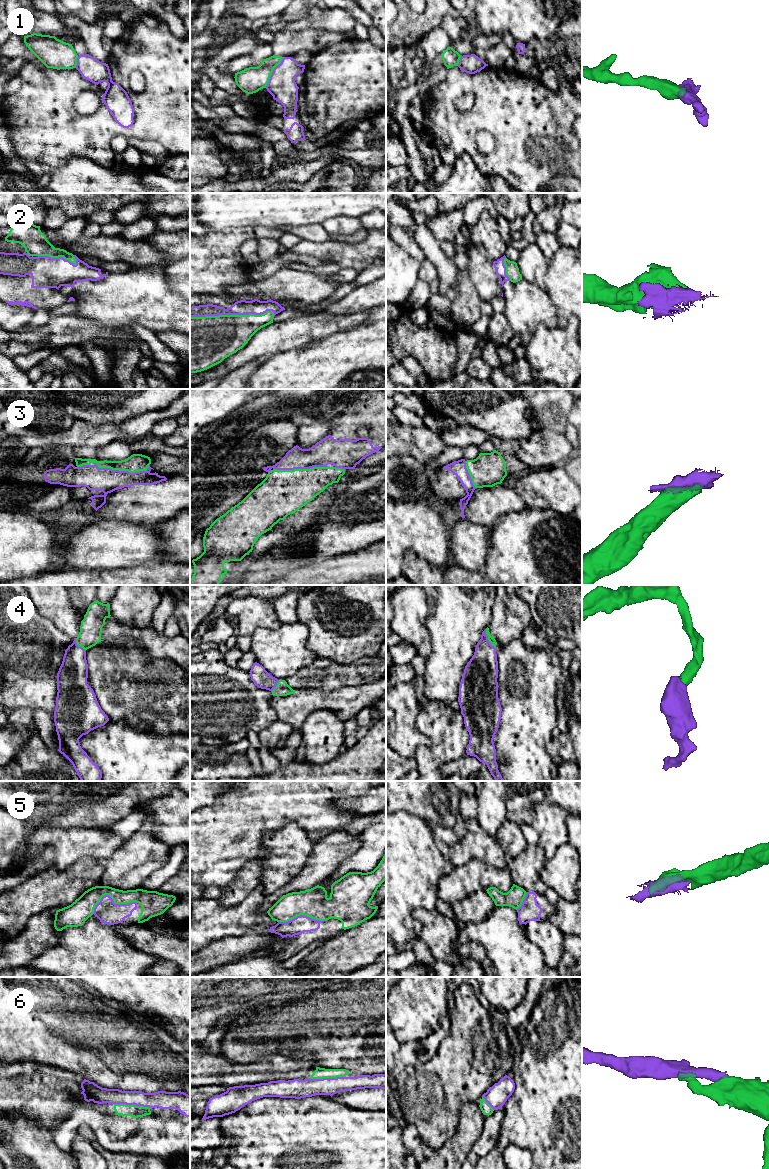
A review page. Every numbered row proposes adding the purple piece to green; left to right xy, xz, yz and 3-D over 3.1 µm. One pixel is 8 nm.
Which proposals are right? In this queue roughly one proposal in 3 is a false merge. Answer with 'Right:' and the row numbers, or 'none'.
Right: 2, 3, 4, 5, 6

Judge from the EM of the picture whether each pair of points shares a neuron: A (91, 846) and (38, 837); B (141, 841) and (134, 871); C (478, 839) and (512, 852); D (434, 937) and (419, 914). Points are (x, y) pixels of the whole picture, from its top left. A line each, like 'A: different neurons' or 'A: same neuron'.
A: same neuron
B: same neuron
C: different neurons
D: same neuron

